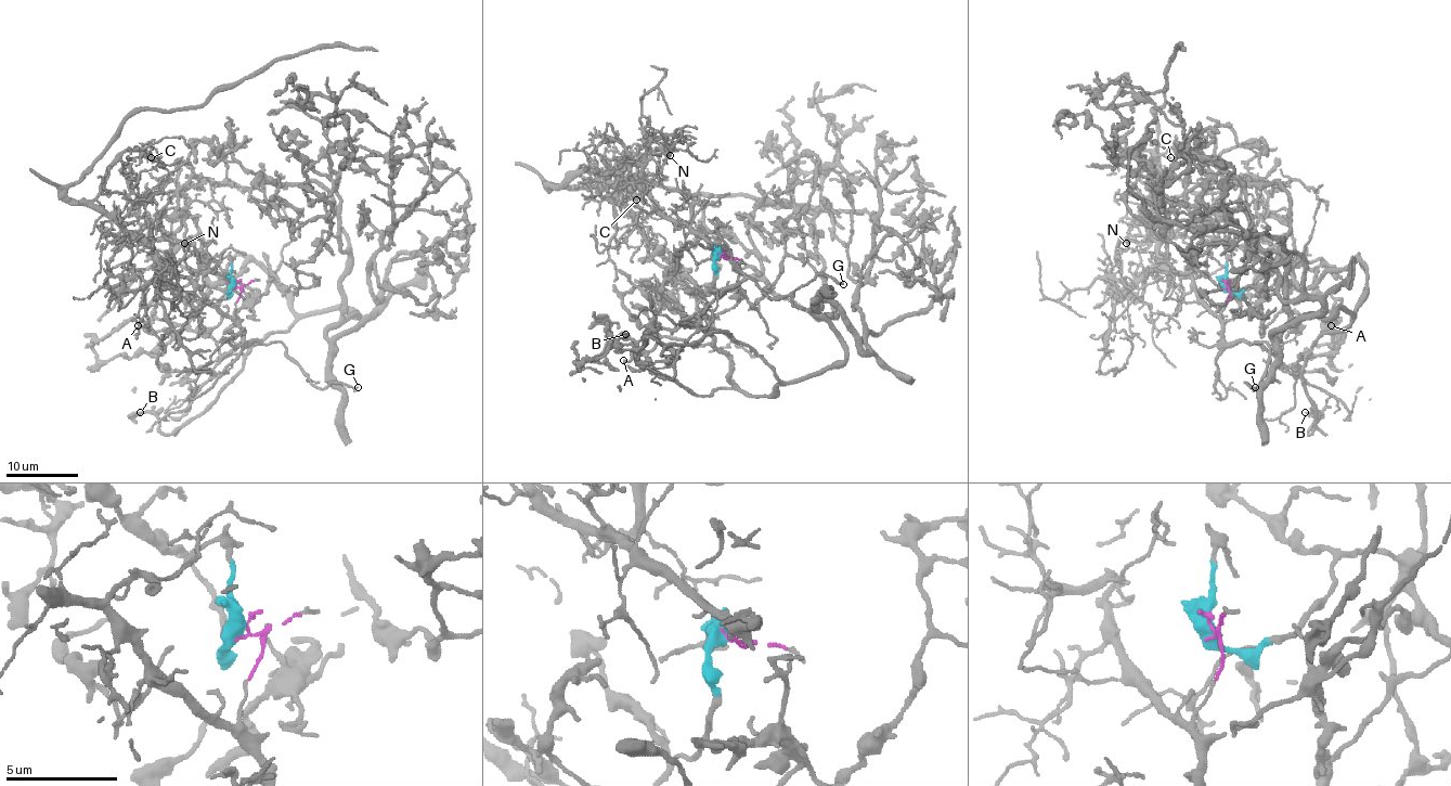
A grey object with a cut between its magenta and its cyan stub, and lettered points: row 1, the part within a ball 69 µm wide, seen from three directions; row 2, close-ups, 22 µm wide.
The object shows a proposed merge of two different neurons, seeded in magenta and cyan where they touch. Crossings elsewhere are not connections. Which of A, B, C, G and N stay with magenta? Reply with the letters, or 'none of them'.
C, G, N

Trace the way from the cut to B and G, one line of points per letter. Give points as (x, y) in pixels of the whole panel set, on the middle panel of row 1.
B: (718, 255), (690, 318), (739, 388), (769, 396), (780, 381), (728, 332), (621, 348), (625, 334)
G: (718, 255), (726, 258), (718, 249), (726, 250), (732, 261), (772, 298), (788, 296), (818, 274), (843, 283)

